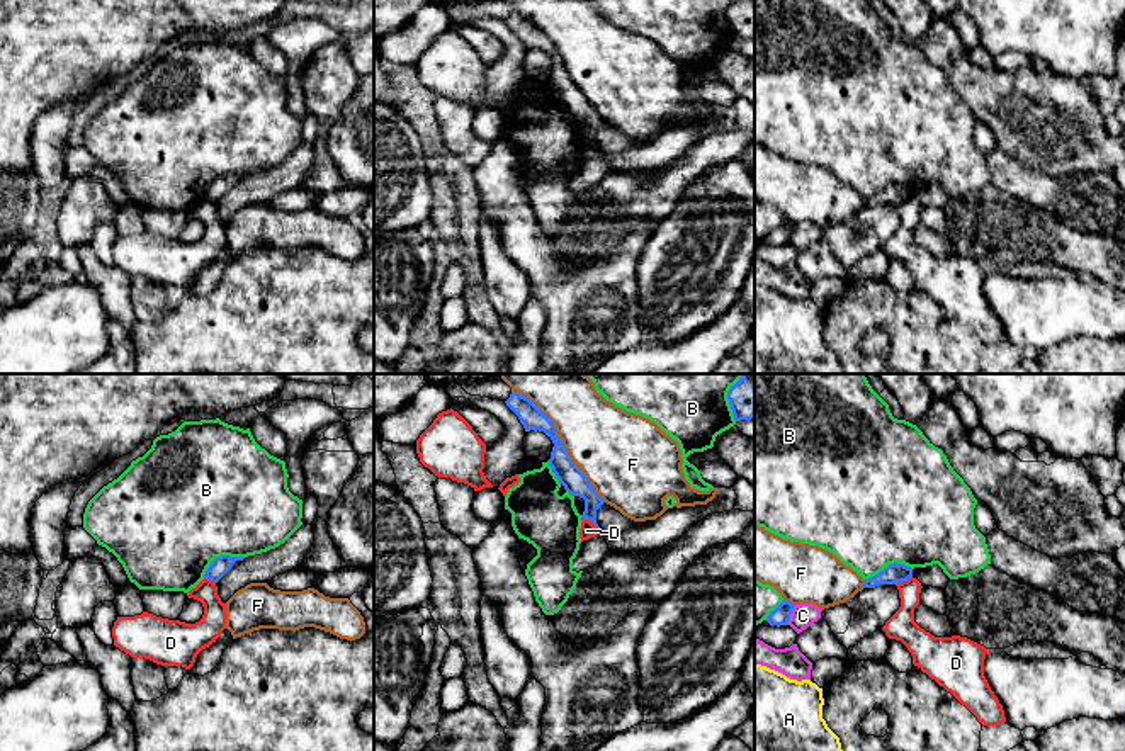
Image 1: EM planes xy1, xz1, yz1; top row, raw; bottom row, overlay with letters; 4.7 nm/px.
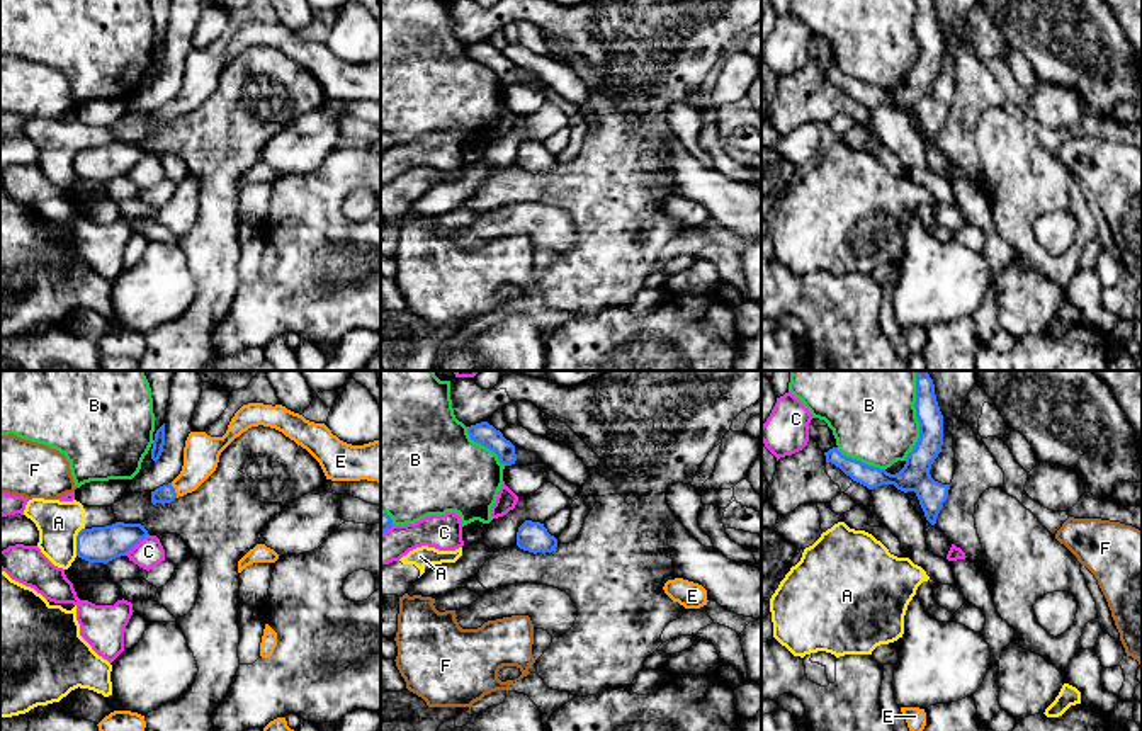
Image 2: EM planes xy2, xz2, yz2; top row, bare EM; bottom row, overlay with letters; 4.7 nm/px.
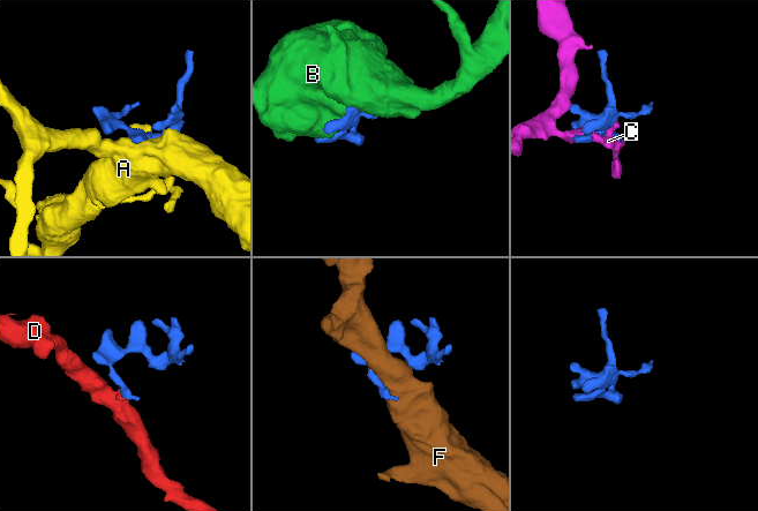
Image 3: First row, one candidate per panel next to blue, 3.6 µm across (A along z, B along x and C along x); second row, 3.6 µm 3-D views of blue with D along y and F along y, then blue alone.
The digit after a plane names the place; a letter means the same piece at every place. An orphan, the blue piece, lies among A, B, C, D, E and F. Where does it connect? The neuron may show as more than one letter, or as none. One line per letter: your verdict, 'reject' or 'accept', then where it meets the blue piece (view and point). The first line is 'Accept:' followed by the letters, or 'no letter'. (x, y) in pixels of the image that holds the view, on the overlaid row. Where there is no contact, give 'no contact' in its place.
Accept: E
A: reject; meets blue in xy2 at (77, 541)
B: reject; meets blue in yz2 at (916, 415)
C: reject; meets blue in xy2 at (136, 543)
D: reject; meets blue in xz1 at (590, 520)
E: accept; meets blue in xy2 at (174, 490)
F: reject; meets blue in xz1 at (561, 442)

